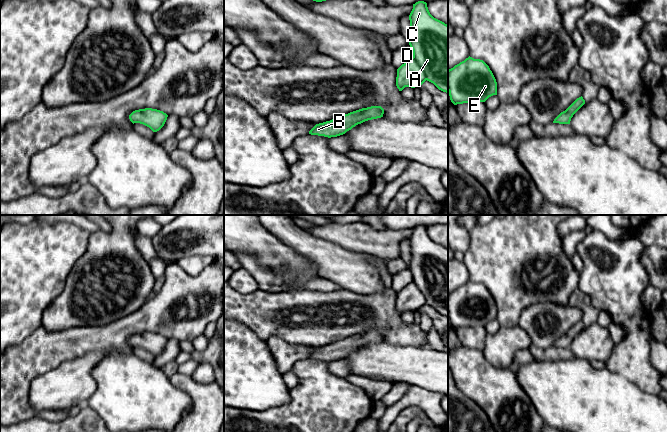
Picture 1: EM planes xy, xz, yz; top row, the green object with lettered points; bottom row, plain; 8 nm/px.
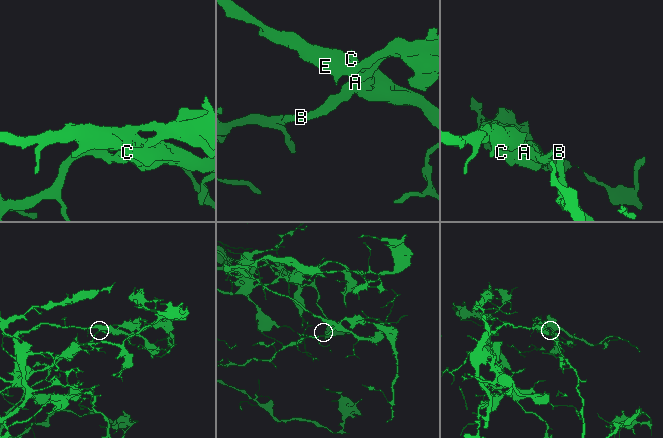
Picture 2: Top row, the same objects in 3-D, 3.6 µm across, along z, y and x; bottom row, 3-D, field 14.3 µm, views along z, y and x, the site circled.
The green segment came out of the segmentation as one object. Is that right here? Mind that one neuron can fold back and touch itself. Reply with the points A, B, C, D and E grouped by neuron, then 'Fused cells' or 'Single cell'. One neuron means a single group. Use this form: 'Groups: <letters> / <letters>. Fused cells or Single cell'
Groups: A C D E / B. Fused cells

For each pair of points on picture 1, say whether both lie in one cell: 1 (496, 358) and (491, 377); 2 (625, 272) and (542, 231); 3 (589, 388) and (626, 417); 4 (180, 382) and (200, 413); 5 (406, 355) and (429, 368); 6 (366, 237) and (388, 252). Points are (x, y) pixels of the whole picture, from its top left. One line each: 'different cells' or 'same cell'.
1: different cells
2: different cells
3: same cell
4: same cell
5: same cell
6: same cell

